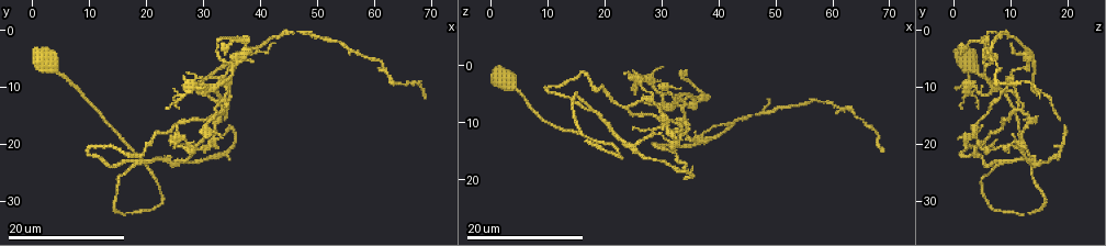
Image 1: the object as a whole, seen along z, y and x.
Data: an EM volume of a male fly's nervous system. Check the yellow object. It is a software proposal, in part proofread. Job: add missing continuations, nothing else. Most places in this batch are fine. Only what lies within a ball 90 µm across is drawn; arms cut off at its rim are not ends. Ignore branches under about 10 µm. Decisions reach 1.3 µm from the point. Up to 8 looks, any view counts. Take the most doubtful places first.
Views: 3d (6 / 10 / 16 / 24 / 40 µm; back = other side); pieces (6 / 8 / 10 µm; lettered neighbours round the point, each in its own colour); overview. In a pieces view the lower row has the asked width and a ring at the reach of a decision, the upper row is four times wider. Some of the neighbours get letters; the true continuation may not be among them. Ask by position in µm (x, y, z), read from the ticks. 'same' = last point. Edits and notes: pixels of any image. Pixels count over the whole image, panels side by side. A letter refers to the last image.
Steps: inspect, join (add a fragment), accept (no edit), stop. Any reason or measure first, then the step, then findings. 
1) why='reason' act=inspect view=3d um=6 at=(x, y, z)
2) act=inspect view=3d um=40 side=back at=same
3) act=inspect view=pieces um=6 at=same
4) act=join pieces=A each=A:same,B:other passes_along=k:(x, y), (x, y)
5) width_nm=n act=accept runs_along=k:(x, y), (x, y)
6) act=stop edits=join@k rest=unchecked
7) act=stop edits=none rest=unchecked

why='free end' act=inspect view=3d um=16 at=(33.5, 16.0, 18.5)

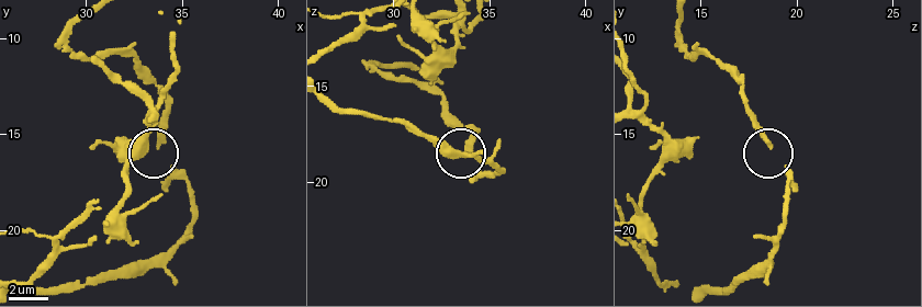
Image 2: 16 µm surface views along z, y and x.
act=inspect view=pieces um=8 at=(33.8, 15.5, 18.7)

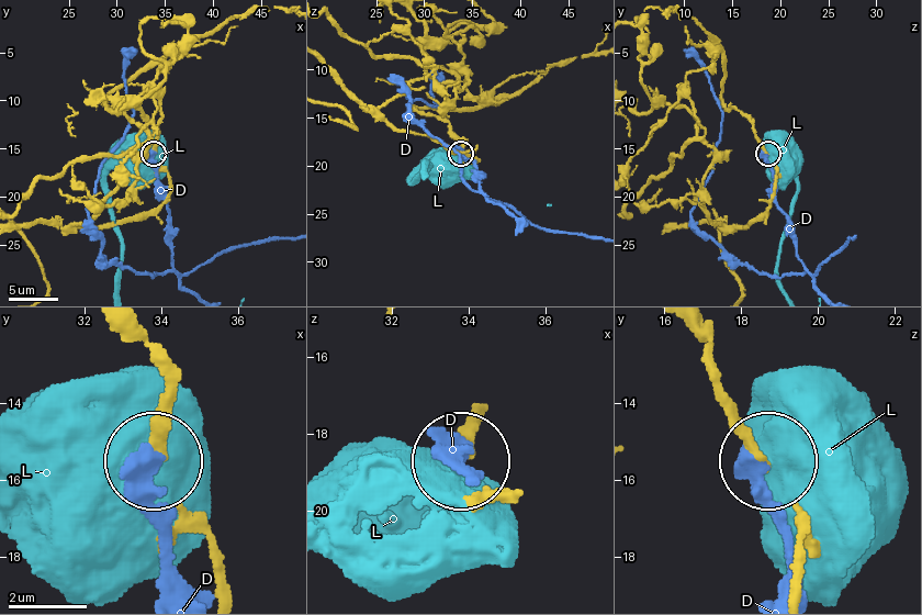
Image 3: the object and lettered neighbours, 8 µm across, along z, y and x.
width_nm=220 act=accept each=D:other,L:other runs_along=3:(688, 327), (705, 347), (724, 416), (764, 462) found='no lettered fragment goes on from it'

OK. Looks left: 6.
why='an open end' act=inspect view=3d um=24 at=(69.0, 11.5, 14.5)

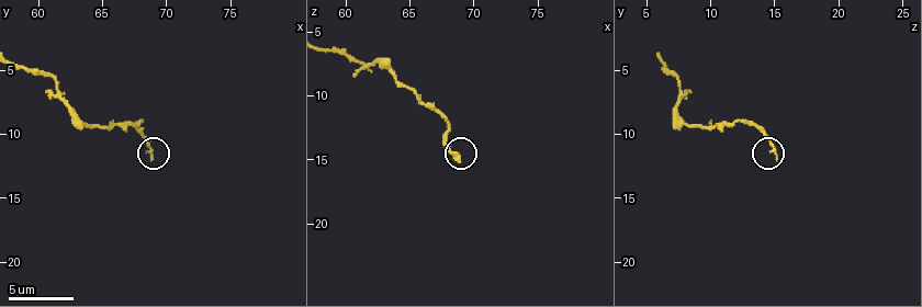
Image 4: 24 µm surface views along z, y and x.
act=inspect view=pieces um=8 at=(69.0, 11.8, 15.2)

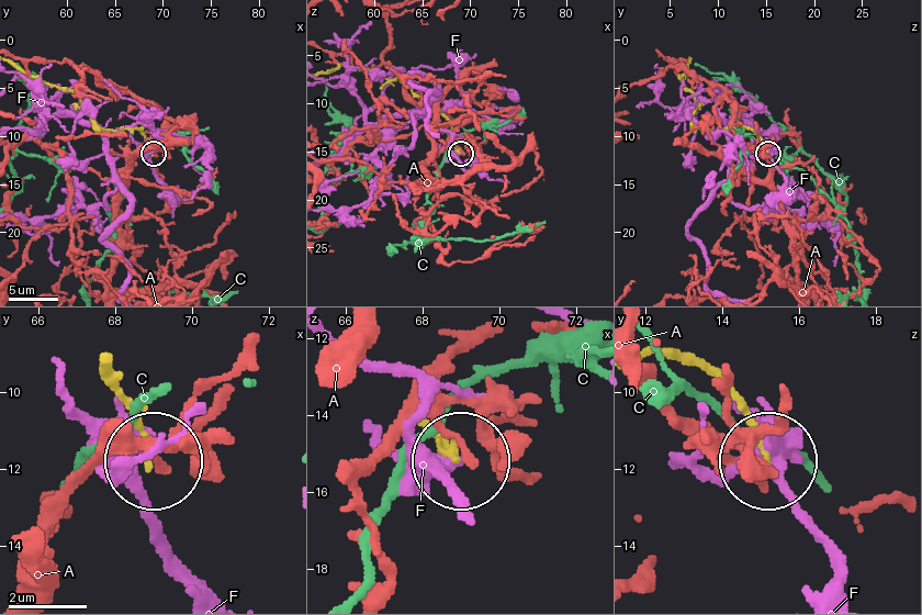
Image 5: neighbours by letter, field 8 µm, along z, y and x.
width_nm=160 act=accept each=A:other,C:other,F:other found='none of them fits'

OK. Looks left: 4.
why='thin end' act=inspect view=3d um=16 at=(34.0, 13.5, 6.5)

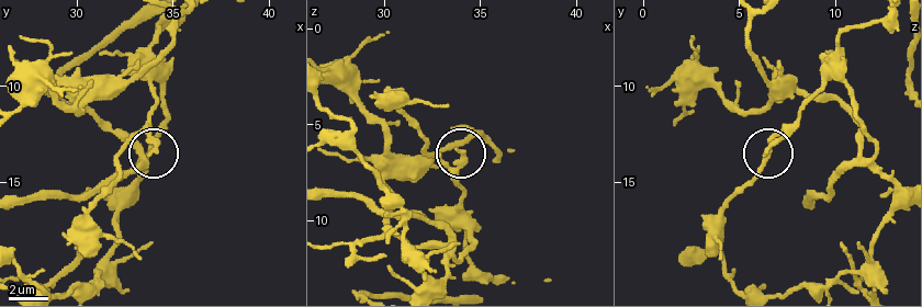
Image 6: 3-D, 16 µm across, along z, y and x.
act=inspect view=3d um=6 at=(33.8, 13.3, 6.4)

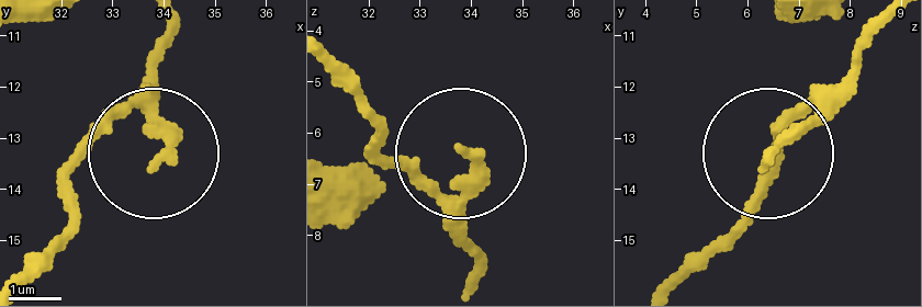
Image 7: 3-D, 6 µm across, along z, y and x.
why='see the neighbours' act=inspect view=pieces um=6 at=(33.90, 13.40, 6.40)

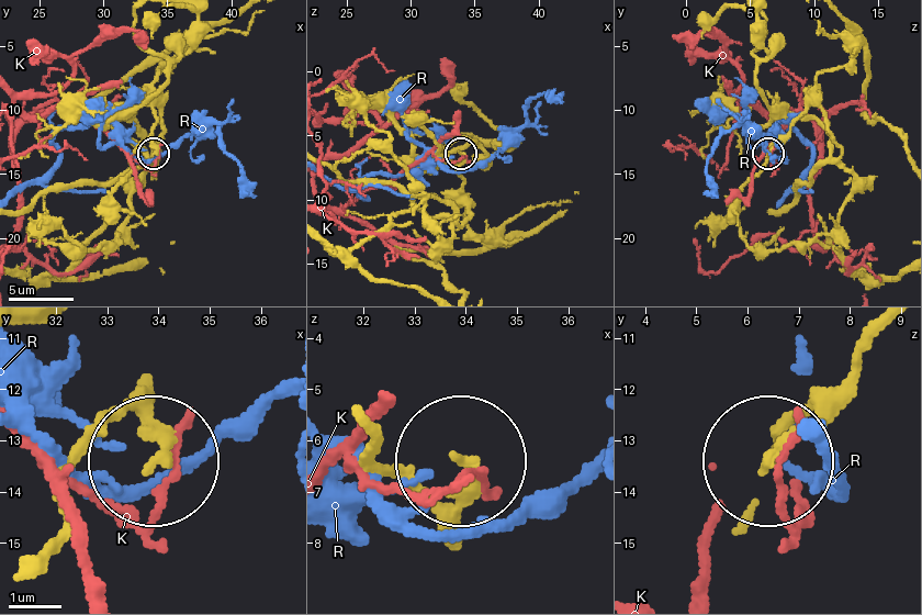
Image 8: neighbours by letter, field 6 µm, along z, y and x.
act=accept each=K:other,R:other runs_along=8:(154, 391), (154, 451) found='none of them fits'

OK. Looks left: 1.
act=stop edits=none rest=unchecked

